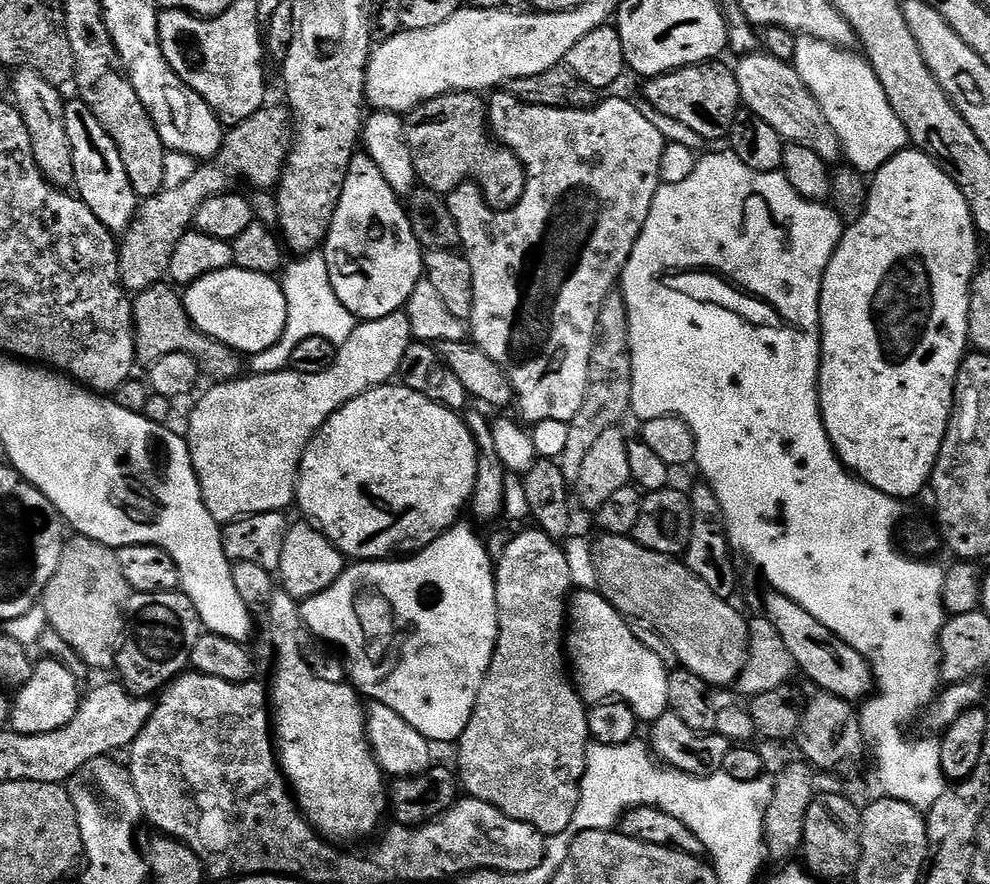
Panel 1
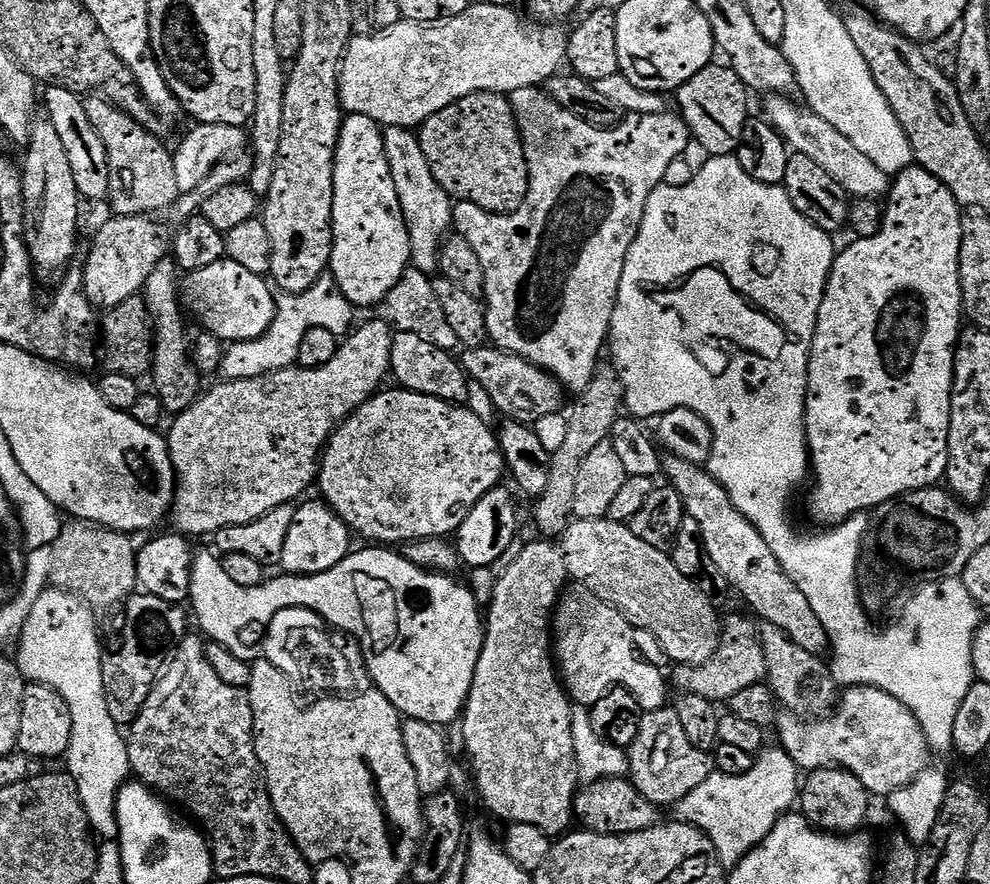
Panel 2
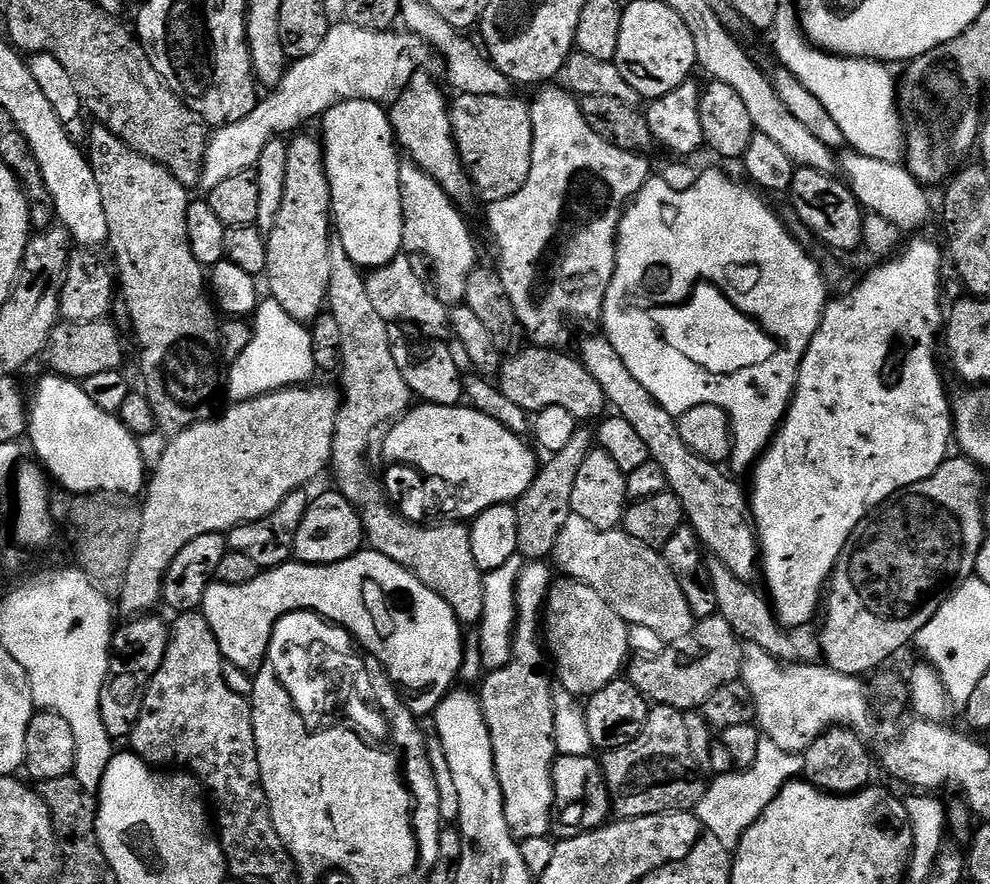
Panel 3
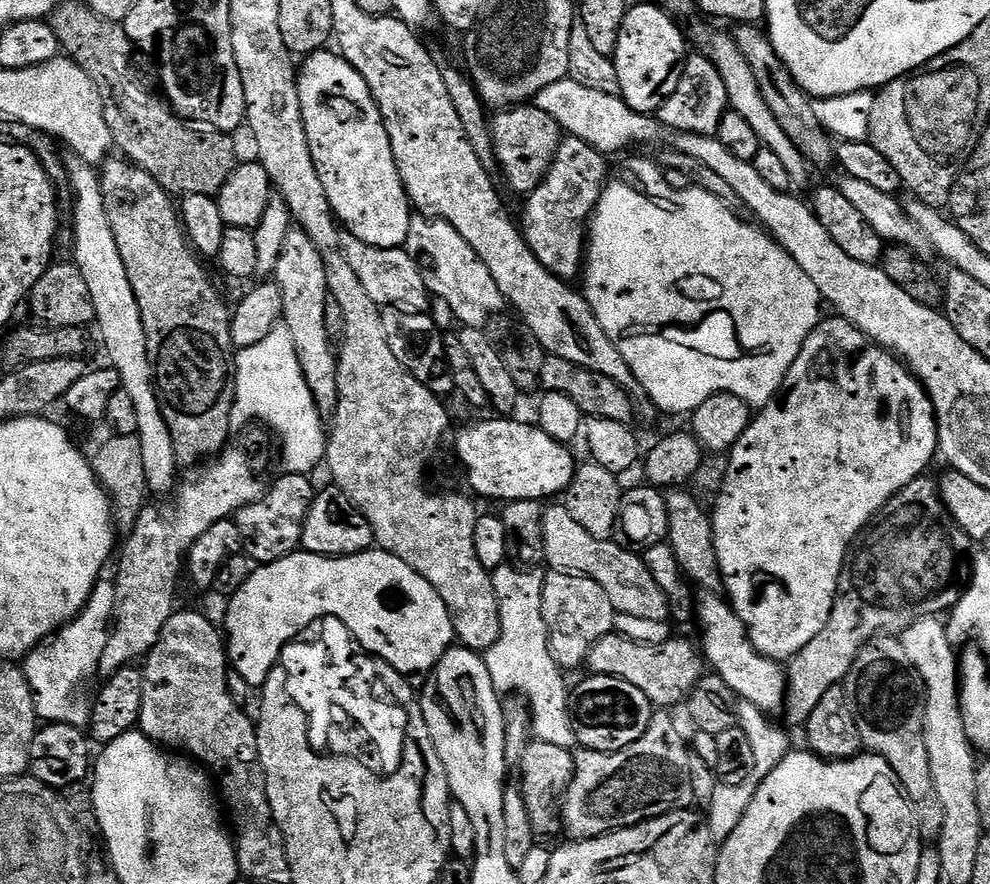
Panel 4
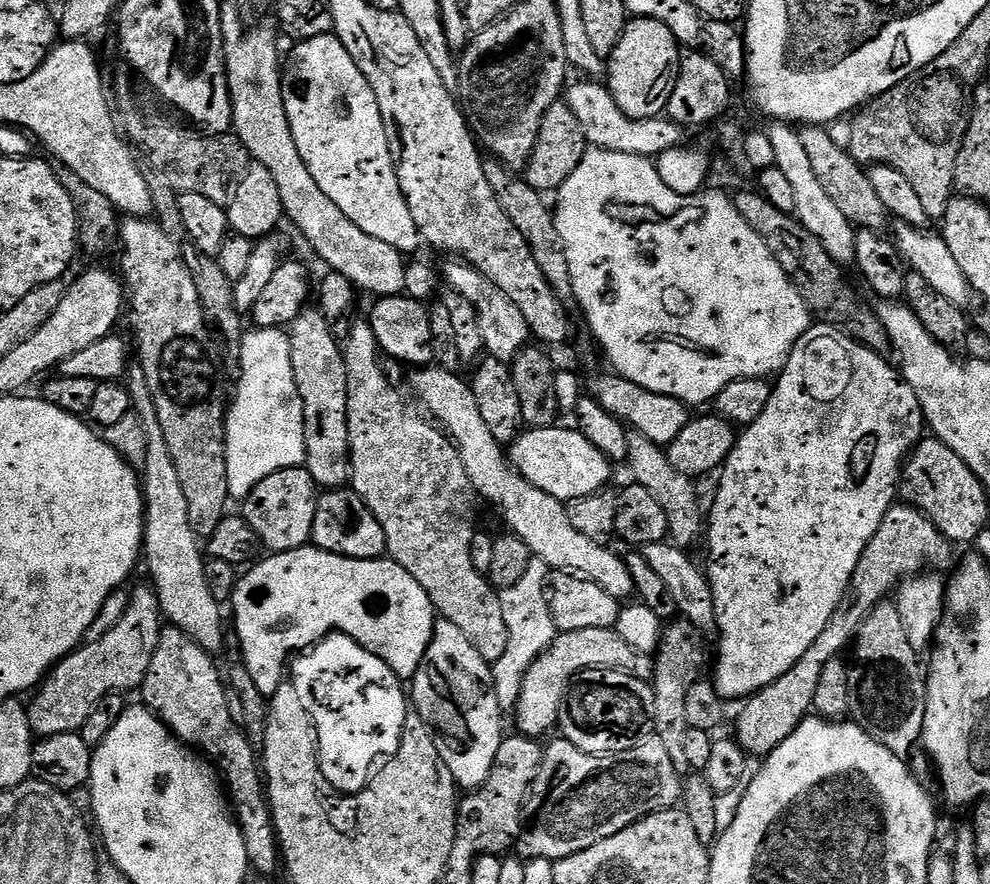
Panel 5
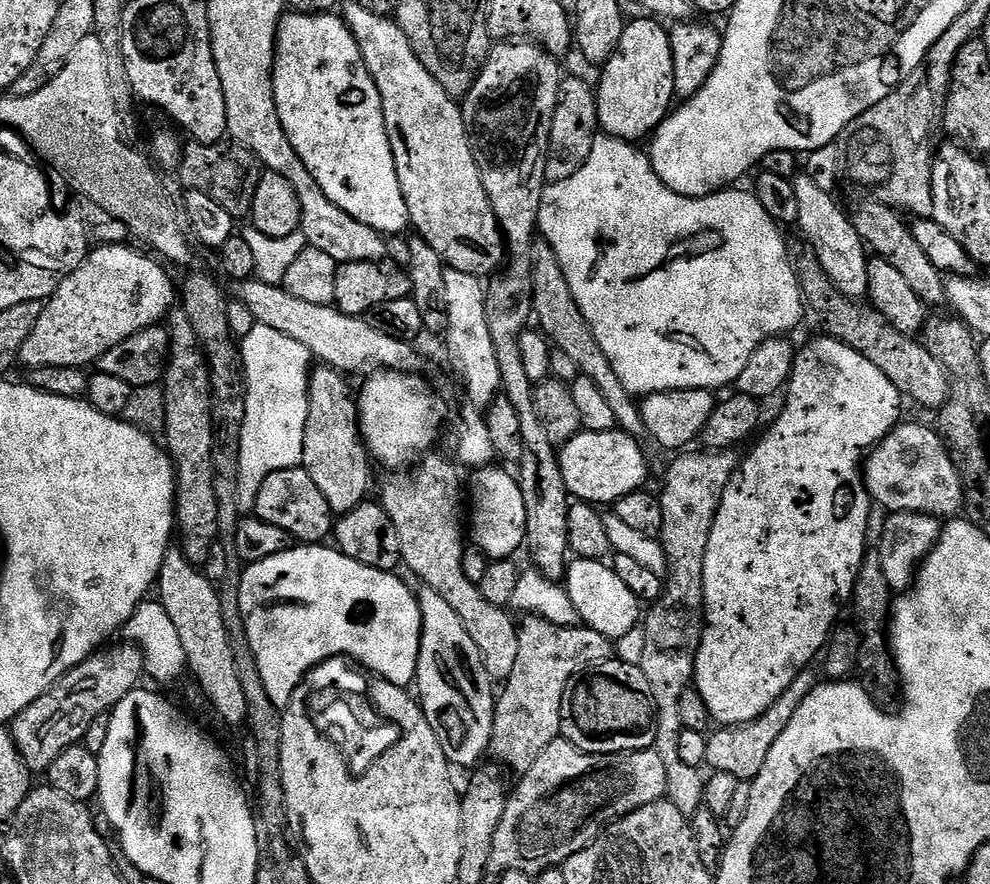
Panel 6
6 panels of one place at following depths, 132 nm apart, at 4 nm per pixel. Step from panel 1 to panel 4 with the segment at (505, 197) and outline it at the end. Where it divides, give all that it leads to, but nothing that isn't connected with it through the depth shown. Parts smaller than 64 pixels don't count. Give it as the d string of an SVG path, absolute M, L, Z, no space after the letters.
M517 106L497 111L491 117L492 145L499 171L504 171L508 184L516 192L533 192L550 170L562 139L562 129L550 114L534 106Z

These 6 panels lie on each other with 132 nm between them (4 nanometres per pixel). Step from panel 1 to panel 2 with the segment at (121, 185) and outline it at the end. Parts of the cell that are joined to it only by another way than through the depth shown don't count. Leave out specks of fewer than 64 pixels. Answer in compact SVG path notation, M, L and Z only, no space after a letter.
M59 86L49 87L49 92L42 96L42 108L46 118L54 122L54 130L58 130L58 138L62 138L62 146L66 146L66 154L70 157L70 166L74 170L74 182L78 182L78 190L85 201L107 201L110 190L110 166L106 158L106 146L102 138L98 138L98 130L90 126L90 118L86 118L84 100L77 93Z

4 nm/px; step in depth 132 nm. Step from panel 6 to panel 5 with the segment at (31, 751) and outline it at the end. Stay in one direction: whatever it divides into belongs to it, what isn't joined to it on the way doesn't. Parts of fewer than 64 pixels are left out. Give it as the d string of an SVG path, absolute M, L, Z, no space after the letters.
M151 587L132 588L130 593L129 608L122 619L108 633L89 639L60 661L31 697L28 717L37 737L79 732L86 718L90 718L90 710L94 710L102 698L115 692L128 694L131 688L133 691L143 684L154 650L158 650L162 617L160 603Z

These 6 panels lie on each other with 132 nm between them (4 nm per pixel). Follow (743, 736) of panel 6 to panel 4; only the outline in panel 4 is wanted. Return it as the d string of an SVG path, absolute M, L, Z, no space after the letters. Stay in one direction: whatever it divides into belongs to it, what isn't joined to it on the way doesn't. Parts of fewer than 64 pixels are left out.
M925 474L918 477L914 482L910 482L902 490L898 490L898 494L894 494L894 498L890 498L886 502L886 506L882 506L882 510L872 517L872 521L864 527L863 532L852 542L851 548L848 550L848 556L844 560L844 565L840 571L840 581L836 587L836 601L832 607L830 614L830 622L826 622L826 626L822 626L822 630L807 646L802 646L802 650L798 650L798 654L787 661L786 675L788 678L788 690L784 698L783 715L788 715L788 720L792 724L807 725L810 714L814 714L814 706L818 706L818 702L826 695L826 690L843 685L847 680L850 670L854 666L854 662L858 658L858 654L872 639L884 633L899 634L905 632L913 622L923 616L940 616L947 613L949 609L960 601L962 595L962 580L960 584L960 568L964 574L971 573L973 561L971 559L964 560L964 555L971 548L974 548L972 539L964 533L958 526L958 522L954 522L954 518L946 510L944 499L940 497L940 490L935 479L931 480L931 475Z

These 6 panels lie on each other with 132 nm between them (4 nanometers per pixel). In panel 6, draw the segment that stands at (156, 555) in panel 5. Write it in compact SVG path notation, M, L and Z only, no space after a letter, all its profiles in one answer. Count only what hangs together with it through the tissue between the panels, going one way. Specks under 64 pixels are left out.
M169 550L164 553L164 561L160 567L158 581L158 599L160 605L170 614L170 622L178 629L178 638L182 641L182 650L186 650L187 671L192 672L194 679L200 683L200 692L208 699L212 712L224 724L236 728L247 721L246 694L242 691L242 682L238 679L238 669L234 666L234 653L230 651L230 634L226 634L226 626L222 622L222 602L217 585L209 582L208 577L197 565L190 563L183 552Z

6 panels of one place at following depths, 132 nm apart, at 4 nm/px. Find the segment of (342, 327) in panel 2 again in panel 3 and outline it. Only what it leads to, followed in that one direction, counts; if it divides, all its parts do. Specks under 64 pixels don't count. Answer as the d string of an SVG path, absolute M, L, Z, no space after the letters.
M271 298L261 299L256 305L254 319L251 321L252 337L250 344L238 354L236 360L231 361L226 372L226 392L233 397L233 401L253 400L256 396L277 392L279 388L291 388L293 386L304 386L309 383L312 375L317 375L318 369L314 362L314 350L312 349L312 334L305 325L299 324L278 302Z

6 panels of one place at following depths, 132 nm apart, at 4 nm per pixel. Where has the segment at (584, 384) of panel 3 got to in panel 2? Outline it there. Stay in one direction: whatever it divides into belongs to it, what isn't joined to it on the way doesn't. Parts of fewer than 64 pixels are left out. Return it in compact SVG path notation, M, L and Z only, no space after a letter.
M495 346L469 348L463 354L465 356L462 356L462 367L468 379L479 382L490 394L501 417L535 426L538 418L546 418L546 414L554 414L565 407L564 385L545 368L534 366L526 358L515 356L513 352L504 352Z

